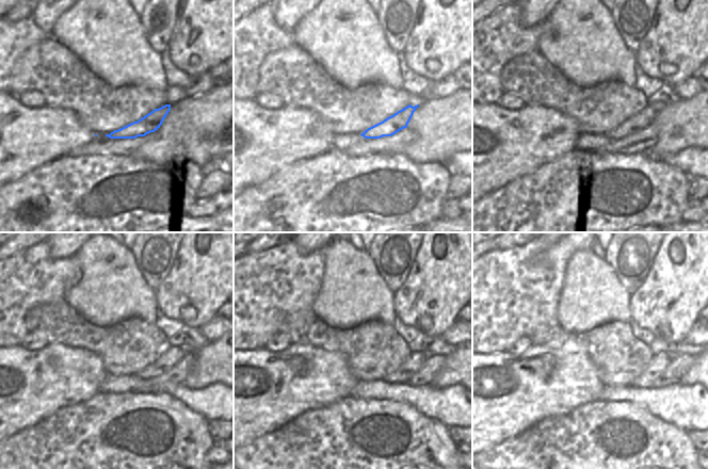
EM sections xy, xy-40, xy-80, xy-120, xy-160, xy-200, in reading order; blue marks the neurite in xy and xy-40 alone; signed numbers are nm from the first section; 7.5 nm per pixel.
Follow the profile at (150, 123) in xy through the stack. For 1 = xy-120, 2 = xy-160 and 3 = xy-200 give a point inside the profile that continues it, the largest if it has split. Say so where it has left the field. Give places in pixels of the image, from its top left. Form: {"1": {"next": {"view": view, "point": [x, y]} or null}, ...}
{"1": {"next": {"view": "xy-120", "point": [173, 355]}}, "2": {"next": {"view": "xy-160", "point": [416, 359]}}, "3": {"next": {"view": "xy-200", "point": [659, 361]}}}

